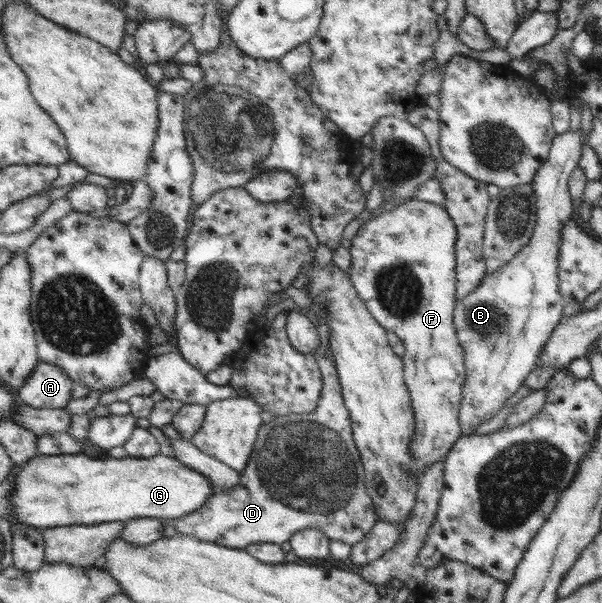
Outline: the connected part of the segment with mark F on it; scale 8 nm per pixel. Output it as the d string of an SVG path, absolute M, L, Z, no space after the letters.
M415 197L391 212L381 212L374 219L367 220L351 241L352 267L348 274L359 298L363 299L375 320L399 336L407 348L407 354L402 358L404 377L417 416L410 452L417 459L414 472L421 476L432 464L446 458L454 443L464 435L460 408L467 380L466 354L459 341L454 318L458 304L457 239L458 230L447 209Z

